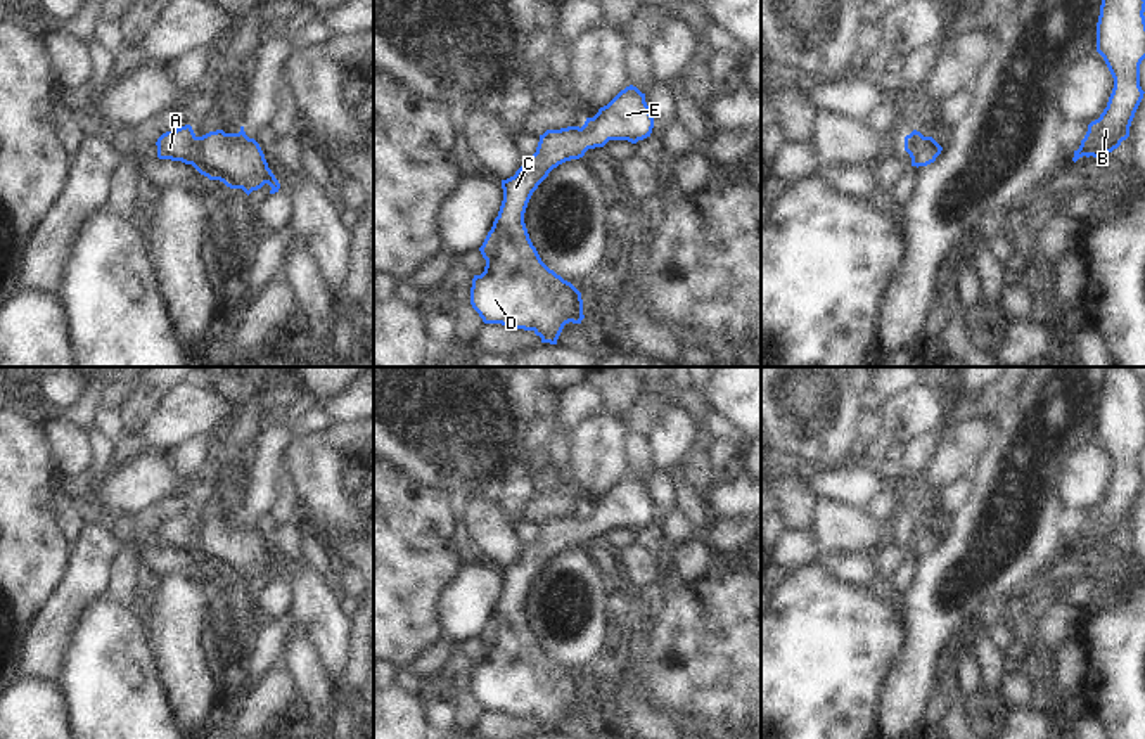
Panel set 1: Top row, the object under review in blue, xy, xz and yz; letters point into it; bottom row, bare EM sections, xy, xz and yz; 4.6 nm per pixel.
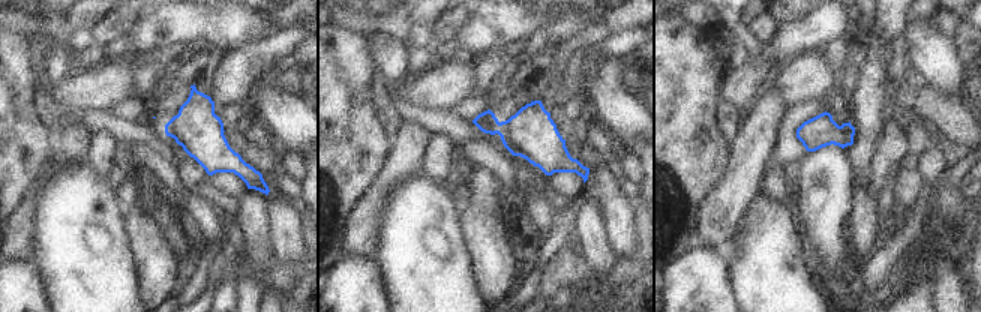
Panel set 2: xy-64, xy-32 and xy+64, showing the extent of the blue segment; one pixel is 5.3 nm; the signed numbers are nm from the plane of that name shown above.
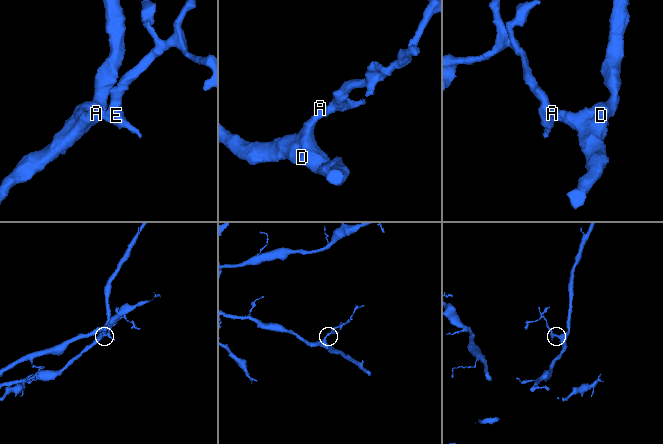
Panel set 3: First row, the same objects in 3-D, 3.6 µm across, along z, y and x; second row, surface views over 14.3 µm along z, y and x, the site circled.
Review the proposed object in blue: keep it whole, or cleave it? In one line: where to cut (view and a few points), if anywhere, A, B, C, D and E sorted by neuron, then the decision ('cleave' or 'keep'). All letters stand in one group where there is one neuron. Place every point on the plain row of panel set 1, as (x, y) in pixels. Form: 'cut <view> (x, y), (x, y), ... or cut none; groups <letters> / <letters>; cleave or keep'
cut none; groups A B C D E; keep

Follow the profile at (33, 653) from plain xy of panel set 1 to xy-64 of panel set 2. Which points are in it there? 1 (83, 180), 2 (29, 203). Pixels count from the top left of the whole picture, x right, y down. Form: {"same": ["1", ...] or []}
{"same": ["2"]}

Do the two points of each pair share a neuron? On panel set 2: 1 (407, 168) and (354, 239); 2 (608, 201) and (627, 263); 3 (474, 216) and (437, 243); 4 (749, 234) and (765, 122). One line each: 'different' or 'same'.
1: same
2: same
3: different
4: different

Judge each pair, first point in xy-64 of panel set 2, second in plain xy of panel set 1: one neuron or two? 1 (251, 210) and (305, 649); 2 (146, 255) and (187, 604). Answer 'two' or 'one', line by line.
1: one
2: one

